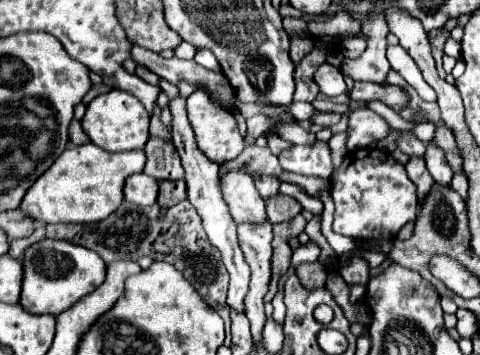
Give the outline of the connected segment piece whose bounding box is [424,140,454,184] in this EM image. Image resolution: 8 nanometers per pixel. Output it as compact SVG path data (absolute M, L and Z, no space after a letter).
M432 140L426 142L426 156L424 156L424 160L426 160L426 166L428 166L434 182L438 182L438 184L450 184L454 172L450 168L448 160L444 160L444 152L440 152L440 148L436 148L432 144Z

